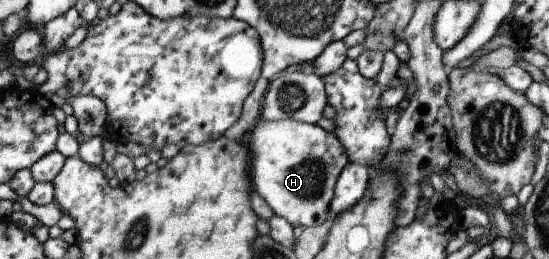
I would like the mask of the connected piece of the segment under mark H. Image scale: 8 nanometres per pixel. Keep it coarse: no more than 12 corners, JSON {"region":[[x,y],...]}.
{"region":[[290,118],[250,135],[256,193],[293,227],[326,221],[349,162]]}

